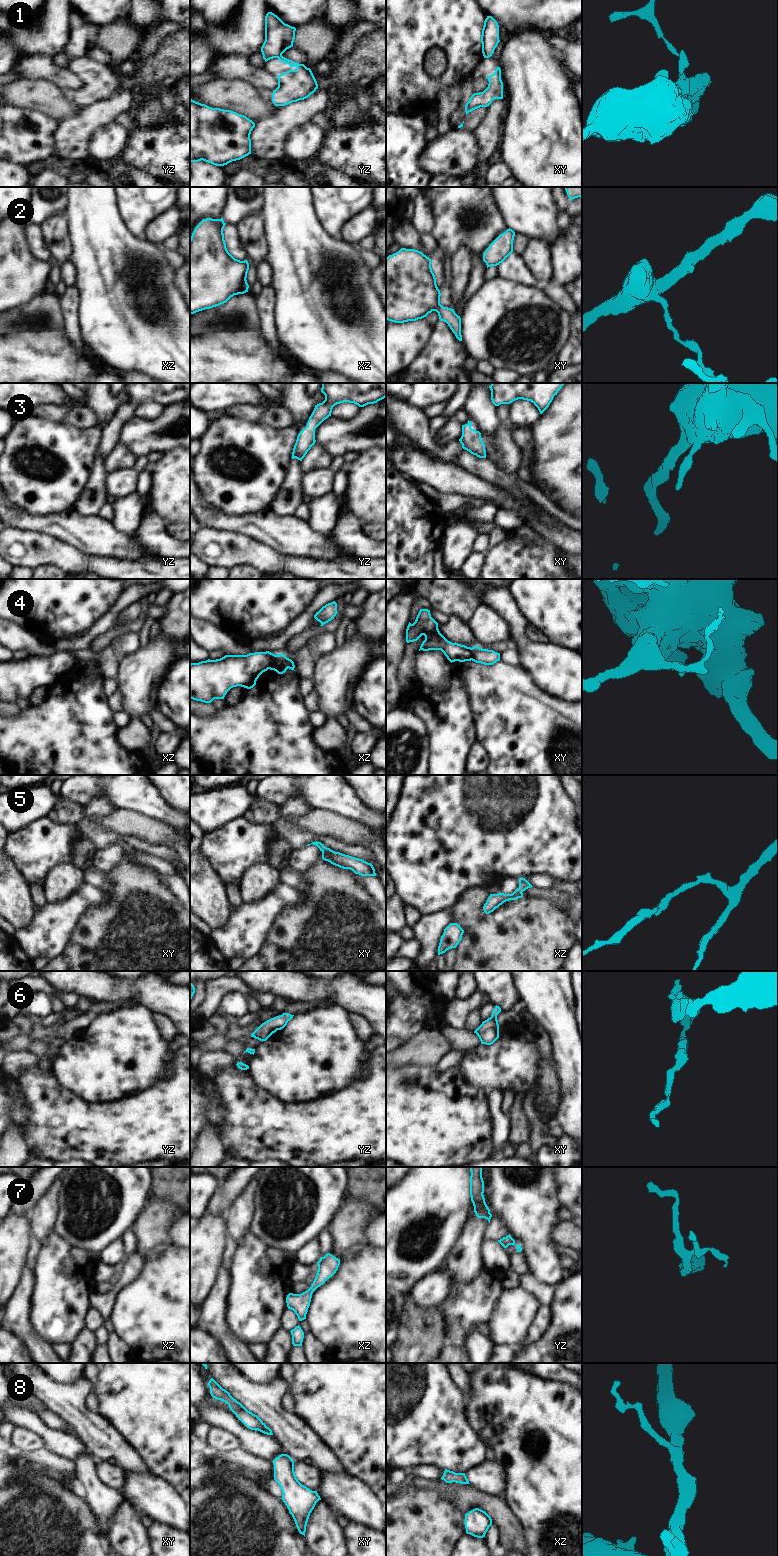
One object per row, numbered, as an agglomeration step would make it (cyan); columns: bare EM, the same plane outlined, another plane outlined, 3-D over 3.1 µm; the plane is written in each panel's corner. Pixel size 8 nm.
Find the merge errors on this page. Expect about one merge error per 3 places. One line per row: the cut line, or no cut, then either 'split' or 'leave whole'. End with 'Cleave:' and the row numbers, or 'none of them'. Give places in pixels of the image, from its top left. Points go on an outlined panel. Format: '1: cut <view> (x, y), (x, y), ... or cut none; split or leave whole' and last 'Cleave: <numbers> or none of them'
1: cut yz (281, 54), (276, 57); split
2: cut none; leave whole
3: cut none; leave whole
4: cut xz (276, 655), (268, 668); split
5: cut none; leave whole
6: cut none; leave whole
7: cut none; leave whole
8: cut none; leave whole
Cleave: 1, 4

